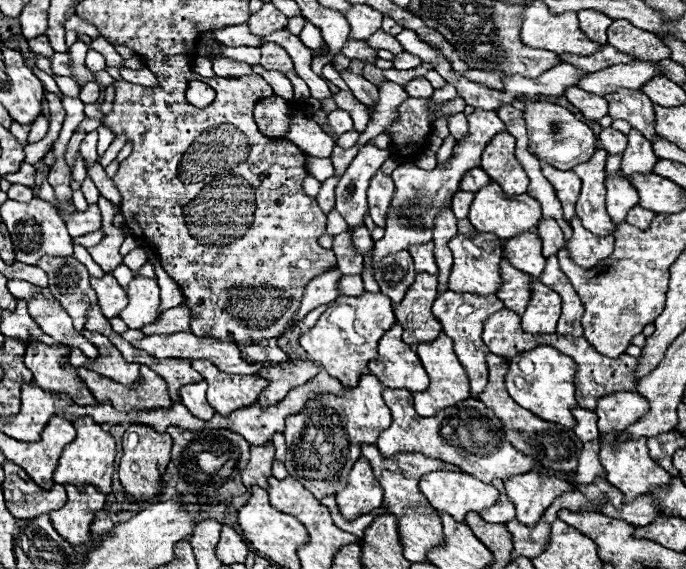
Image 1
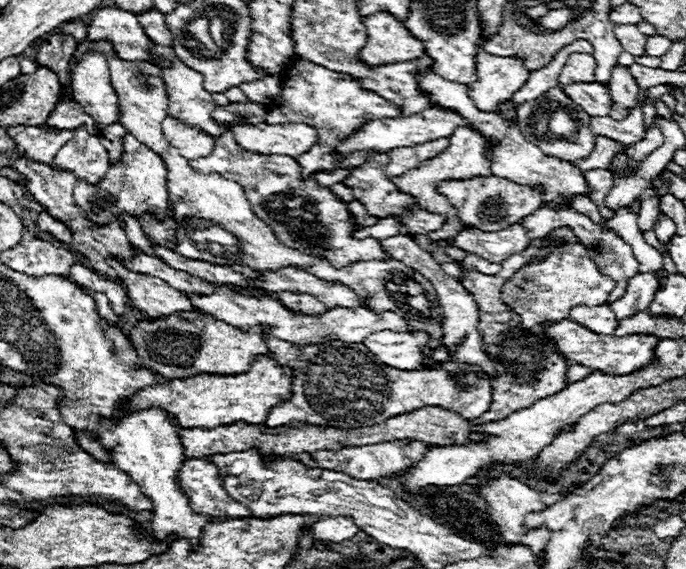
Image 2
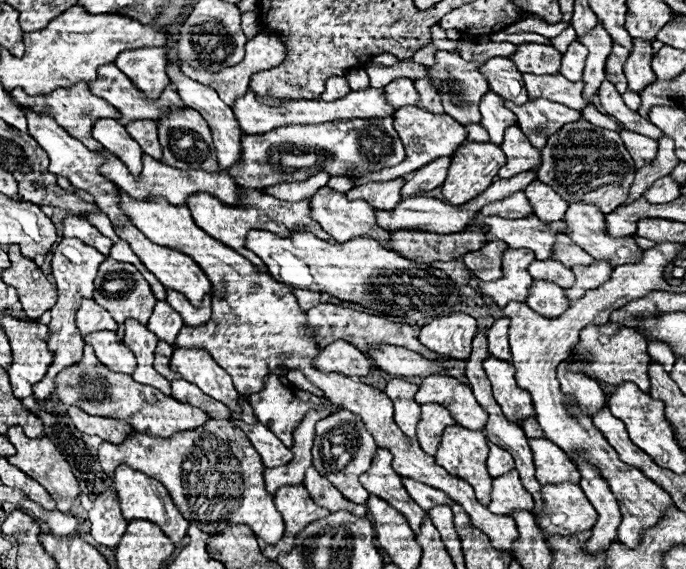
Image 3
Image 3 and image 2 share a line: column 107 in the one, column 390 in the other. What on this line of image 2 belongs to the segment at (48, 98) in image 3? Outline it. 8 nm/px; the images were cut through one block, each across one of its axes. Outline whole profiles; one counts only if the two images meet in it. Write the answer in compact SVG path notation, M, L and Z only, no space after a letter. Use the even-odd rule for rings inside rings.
M296 60L286 72L282 80L282 94L274 98L270 104L266 122L268 124L288 124L288 122L306 122L318 130L318 142L314 148L310 148L306 154L300 154L294 158L300 166L300 176L306 180L316 172L330 172L336 168L356 168L374 152L362 152L362 154L348 154L342 160L336 158L336 146L338 142L344 142L350 138L358 128L362 128L370 120L380 118L398 118L402 116L402 110L394 106L392 102L386 102L372 90L362 90L360 82L356 78L350 78L342 72L332 72L324 66L318 66L314 62Z

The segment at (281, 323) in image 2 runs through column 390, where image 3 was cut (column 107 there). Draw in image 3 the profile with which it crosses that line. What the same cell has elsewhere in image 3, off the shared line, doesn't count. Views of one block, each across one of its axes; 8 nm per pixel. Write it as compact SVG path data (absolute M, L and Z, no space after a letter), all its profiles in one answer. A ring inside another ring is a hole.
M92 298L82 300L82 306L76 316L76 324L82 336L92 334L94 330L118 330L118 324L114 322L114 318L106 310L102 310Z

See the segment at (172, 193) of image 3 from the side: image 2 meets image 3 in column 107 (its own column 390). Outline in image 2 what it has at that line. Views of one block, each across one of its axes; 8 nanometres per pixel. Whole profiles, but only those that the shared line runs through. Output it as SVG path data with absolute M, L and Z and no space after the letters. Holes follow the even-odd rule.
M438 138L434 142L424 142L422 146L406 146L402 150L390 150L390 164L386 166L386 174L390 178L404 174L410 168L416 168L420 162L438 156L448 148L448 138Z

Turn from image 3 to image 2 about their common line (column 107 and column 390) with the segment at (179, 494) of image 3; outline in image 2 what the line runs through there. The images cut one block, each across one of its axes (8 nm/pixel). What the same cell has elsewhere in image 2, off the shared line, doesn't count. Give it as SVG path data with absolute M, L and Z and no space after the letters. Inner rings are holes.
M402 442L354 446L338 452L322 450L314 452L312 458L324 470L346 472L358 480L374 480L410 466L410 458L402 452Z

